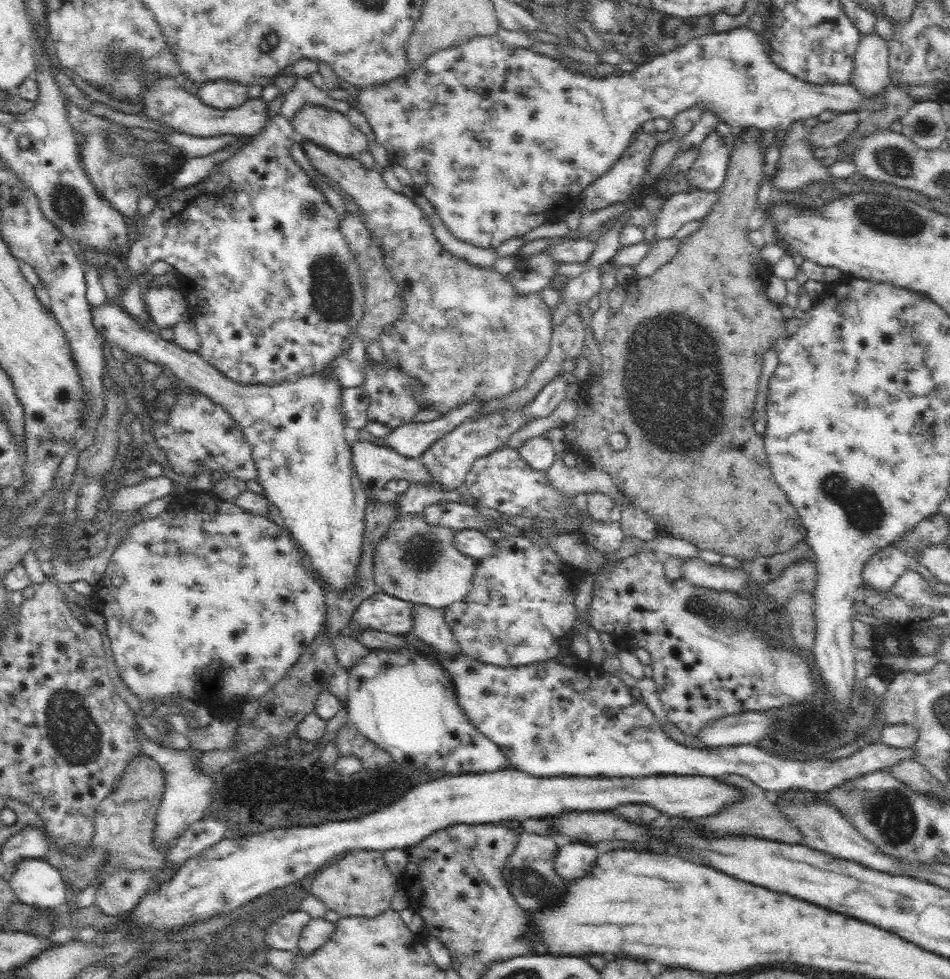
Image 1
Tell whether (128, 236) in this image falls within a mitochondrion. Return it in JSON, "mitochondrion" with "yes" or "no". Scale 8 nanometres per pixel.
{"mitochondrion":"no"}

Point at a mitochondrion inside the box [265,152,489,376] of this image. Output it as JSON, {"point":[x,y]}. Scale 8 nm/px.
{"point":[331,289]}

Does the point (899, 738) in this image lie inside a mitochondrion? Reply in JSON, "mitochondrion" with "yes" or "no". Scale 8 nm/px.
{"mitochondrion":"no"}

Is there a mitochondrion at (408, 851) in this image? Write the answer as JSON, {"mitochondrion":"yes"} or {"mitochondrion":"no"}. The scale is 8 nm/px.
{"mitochondrion":"no"}

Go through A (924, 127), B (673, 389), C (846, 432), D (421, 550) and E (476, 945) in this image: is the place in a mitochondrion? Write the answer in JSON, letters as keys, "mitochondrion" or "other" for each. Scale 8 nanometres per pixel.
{"A":"mitochondrion","B":"mitochondrion","C":"other","D":"mitochondrion","E":"other"}

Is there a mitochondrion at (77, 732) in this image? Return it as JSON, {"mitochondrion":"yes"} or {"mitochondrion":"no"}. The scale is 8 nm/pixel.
{"mitochondrion":"yes"}

